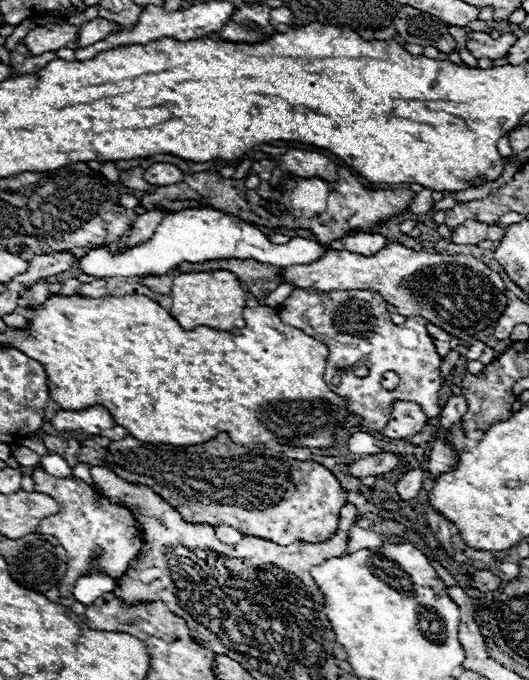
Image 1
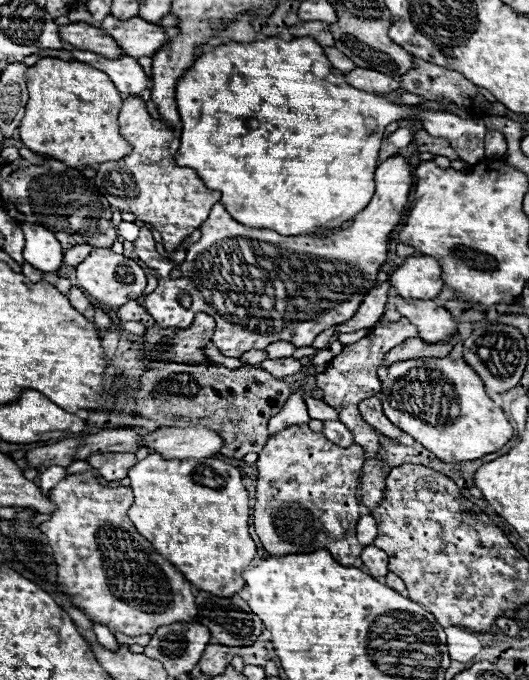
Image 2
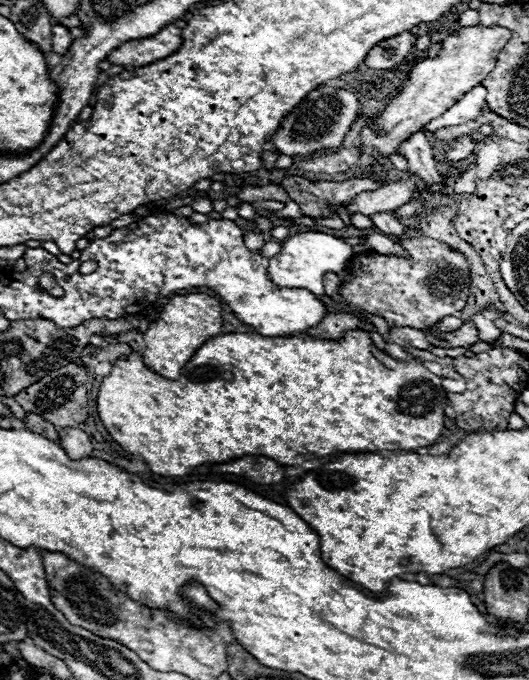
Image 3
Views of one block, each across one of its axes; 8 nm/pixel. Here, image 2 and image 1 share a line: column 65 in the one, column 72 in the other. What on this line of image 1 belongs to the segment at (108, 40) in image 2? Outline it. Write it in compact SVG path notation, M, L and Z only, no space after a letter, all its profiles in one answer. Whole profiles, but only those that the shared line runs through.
M48 24L48 26L38 26L30 30L24 38L24 46L32 56L38 56L40 52L50 52L50 50L60 50L76 42L78 28L68 26L68 24Z

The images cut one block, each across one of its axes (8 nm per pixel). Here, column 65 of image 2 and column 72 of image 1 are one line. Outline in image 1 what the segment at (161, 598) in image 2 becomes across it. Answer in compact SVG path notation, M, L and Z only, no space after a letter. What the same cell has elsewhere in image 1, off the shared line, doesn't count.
M34 470L32 478L36 484L34 486L36 492L56 498L62 506L62 512L44 518L38 526L40 532L56 536L68 552L68 572L64 574L64 578L58 586L60 594L70 596L70 592L74 590L74 582L78 580L78 576L82 576L86 572L86 568L90 564L90 558L92 558L90 552L96 548L104 550L104 554L98 560L98 566L104 572L108 572L112 578L124 576L124 572L128 570L128 564L138 556L138 552L142 548L140 530L136 528L136 518L132 516L132 512L128 512L128 508L124 508L124 506L104 500L104 496L100 496L94 488L90 488L80 478L56 478L56 476L46 474L44 470Z

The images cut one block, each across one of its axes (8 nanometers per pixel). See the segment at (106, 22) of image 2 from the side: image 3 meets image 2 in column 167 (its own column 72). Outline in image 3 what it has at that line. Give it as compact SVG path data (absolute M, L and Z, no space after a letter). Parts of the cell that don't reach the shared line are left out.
M60 24L52 26L52 52L64 54L64 52L68 52L72 42L74 42L74 38L66 26L60 26Z

